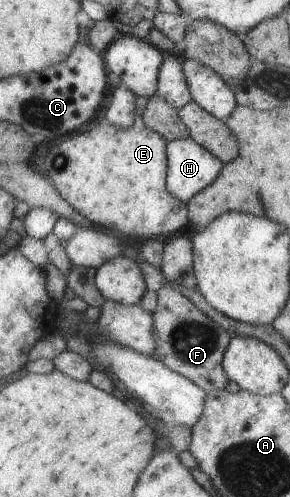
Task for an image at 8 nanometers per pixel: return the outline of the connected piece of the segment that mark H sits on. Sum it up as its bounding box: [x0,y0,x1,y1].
[167,137,223,201]

